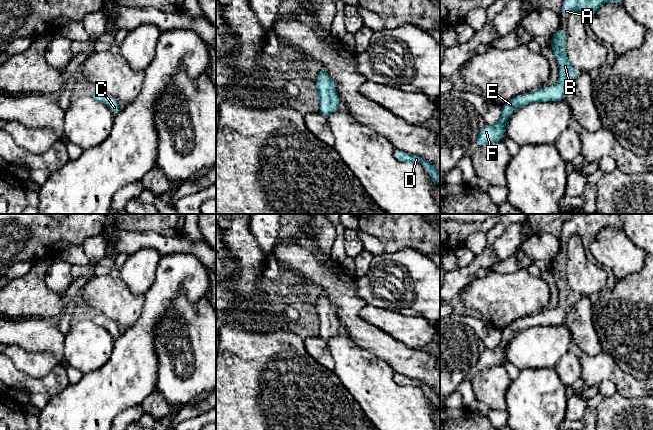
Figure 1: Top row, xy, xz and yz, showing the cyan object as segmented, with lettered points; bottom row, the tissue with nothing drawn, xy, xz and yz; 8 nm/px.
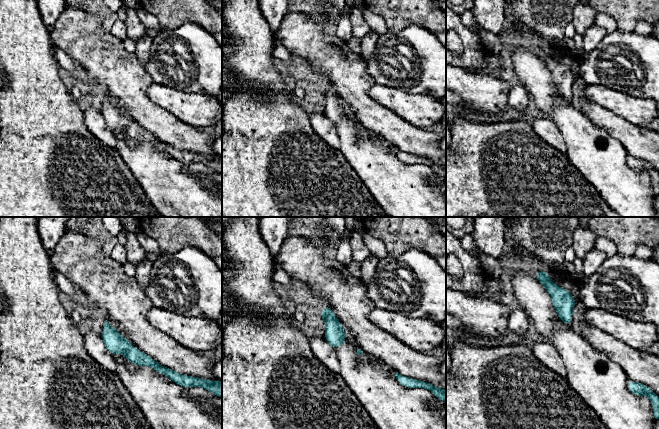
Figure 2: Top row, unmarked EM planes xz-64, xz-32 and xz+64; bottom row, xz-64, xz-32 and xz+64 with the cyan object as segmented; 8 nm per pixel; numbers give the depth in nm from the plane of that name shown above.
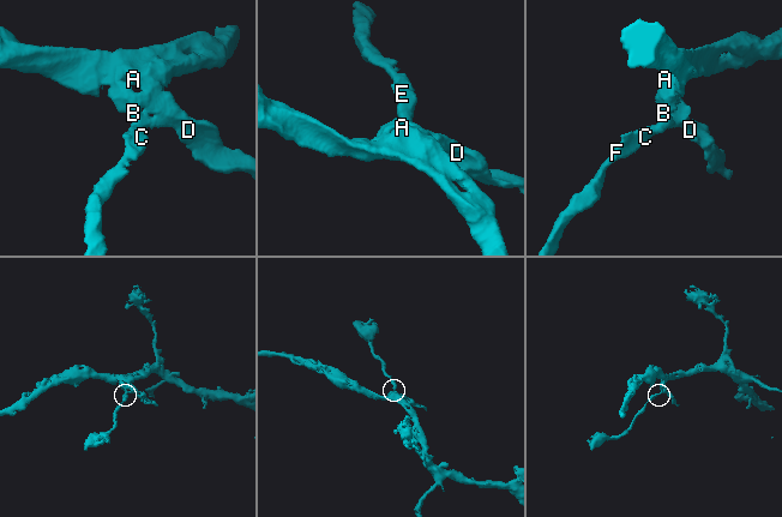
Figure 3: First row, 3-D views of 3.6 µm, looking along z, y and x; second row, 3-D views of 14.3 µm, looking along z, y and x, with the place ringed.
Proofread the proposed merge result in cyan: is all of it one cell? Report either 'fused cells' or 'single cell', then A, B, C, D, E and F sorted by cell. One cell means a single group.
single cell; A B C D E F

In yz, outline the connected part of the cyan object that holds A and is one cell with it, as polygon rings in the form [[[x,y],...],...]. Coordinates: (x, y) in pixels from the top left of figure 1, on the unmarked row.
[[[577,214],[564,224],[559,240],[569,240],[578,234],[584,244],[591,244],[606,226],[622,229],[623,222],[619,214]]]

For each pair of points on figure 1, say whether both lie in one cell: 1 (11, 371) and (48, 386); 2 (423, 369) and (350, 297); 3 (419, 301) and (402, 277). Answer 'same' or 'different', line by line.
1: same
2: same
3: same

